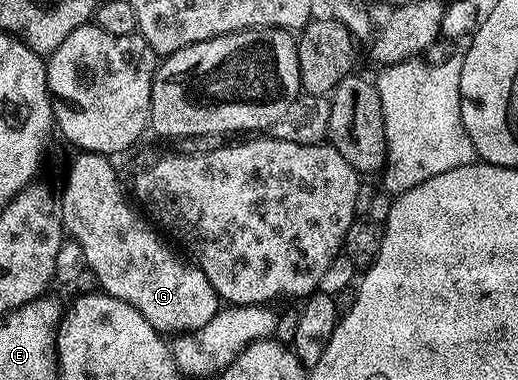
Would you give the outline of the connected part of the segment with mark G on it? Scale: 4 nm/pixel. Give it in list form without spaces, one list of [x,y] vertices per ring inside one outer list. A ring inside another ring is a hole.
[[[83,152],[78,156],[80,158],[72,164],[71,171],[67,174],[63,199],[61,196],[57,205],[59,216],[63,219],[63,229],[69,235],[70,241],[80,245],[86,269],[89,274],[91,270],[92,276],[99,281],[98,289],[137,308],[141,316],[145,316],[145,320],[149,320],[149,324],[153,324],[153,328],[164,336],[178,336],[186,334],[188,330],[205,328],[205,324],[209,324],[209,320],[213,320],[215,313],[221,309],[221,299],[213,284],[209,284],[205,272],[201,272],[190,261],[182,257],[179,259],[158,238],[160,235],[153,229],[152,223],[135,215],[136,207],[129,198],[127,203],[126,196],[119,191],[119,178],[104,155]]]

